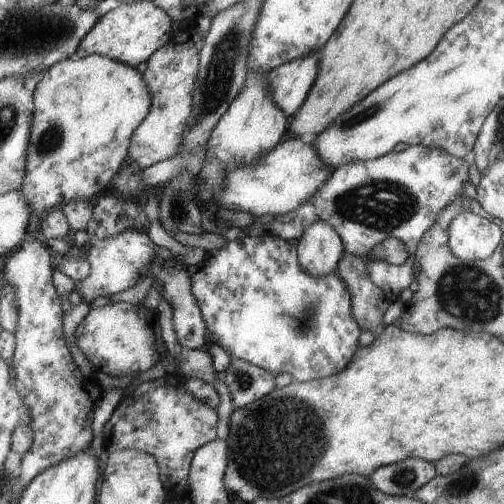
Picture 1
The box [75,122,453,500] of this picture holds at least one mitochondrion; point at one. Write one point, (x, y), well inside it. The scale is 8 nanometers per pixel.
(278, 443)

